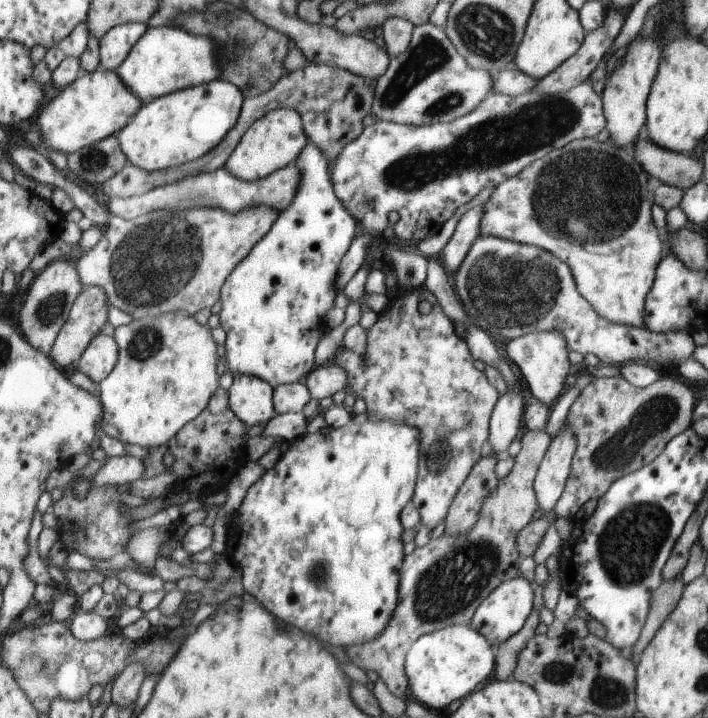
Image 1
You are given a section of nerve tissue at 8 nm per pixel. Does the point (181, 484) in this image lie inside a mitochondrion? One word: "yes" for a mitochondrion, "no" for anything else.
no

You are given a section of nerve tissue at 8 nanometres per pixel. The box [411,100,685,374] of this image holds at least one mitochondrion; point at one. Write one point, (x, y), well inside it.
(583, 192)

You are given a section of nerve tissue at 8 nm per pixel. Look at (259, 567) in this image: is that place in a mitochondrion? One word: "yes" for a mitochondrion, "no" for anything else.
no

